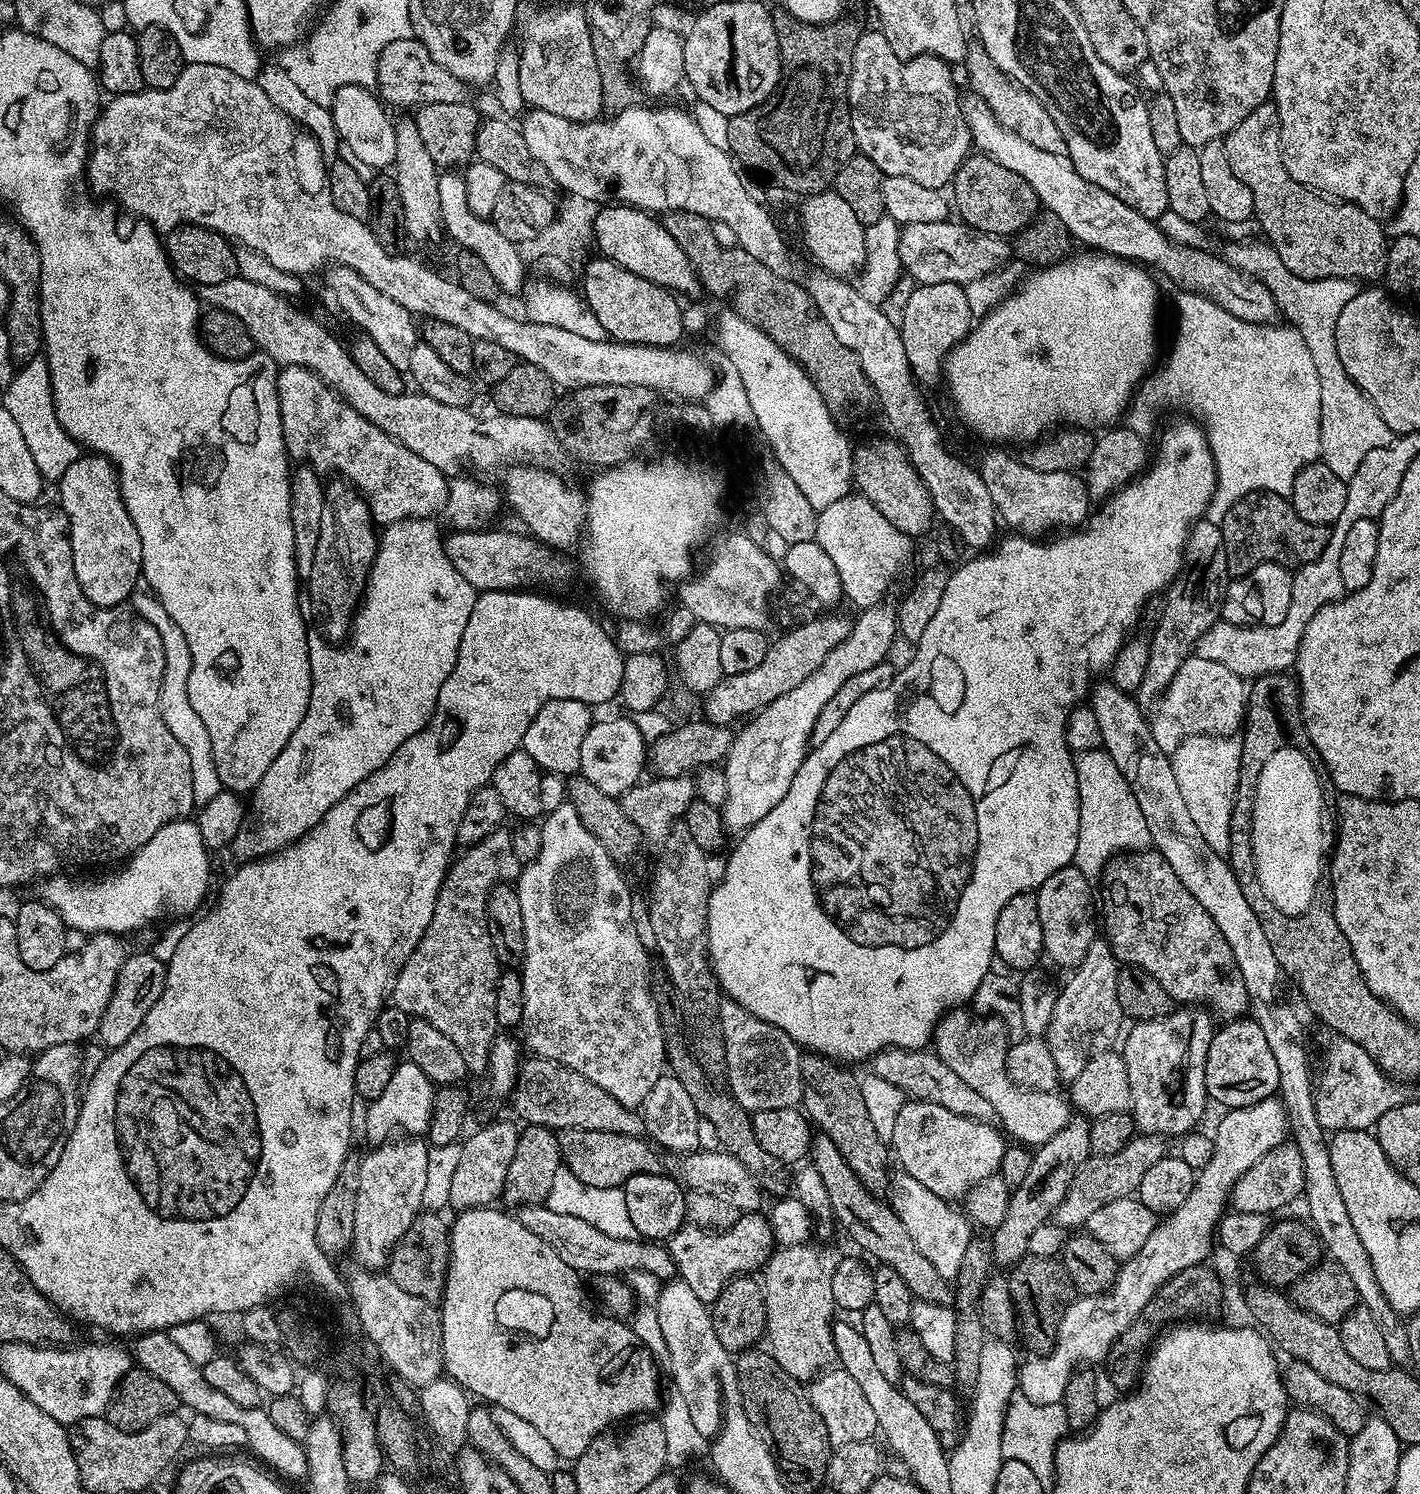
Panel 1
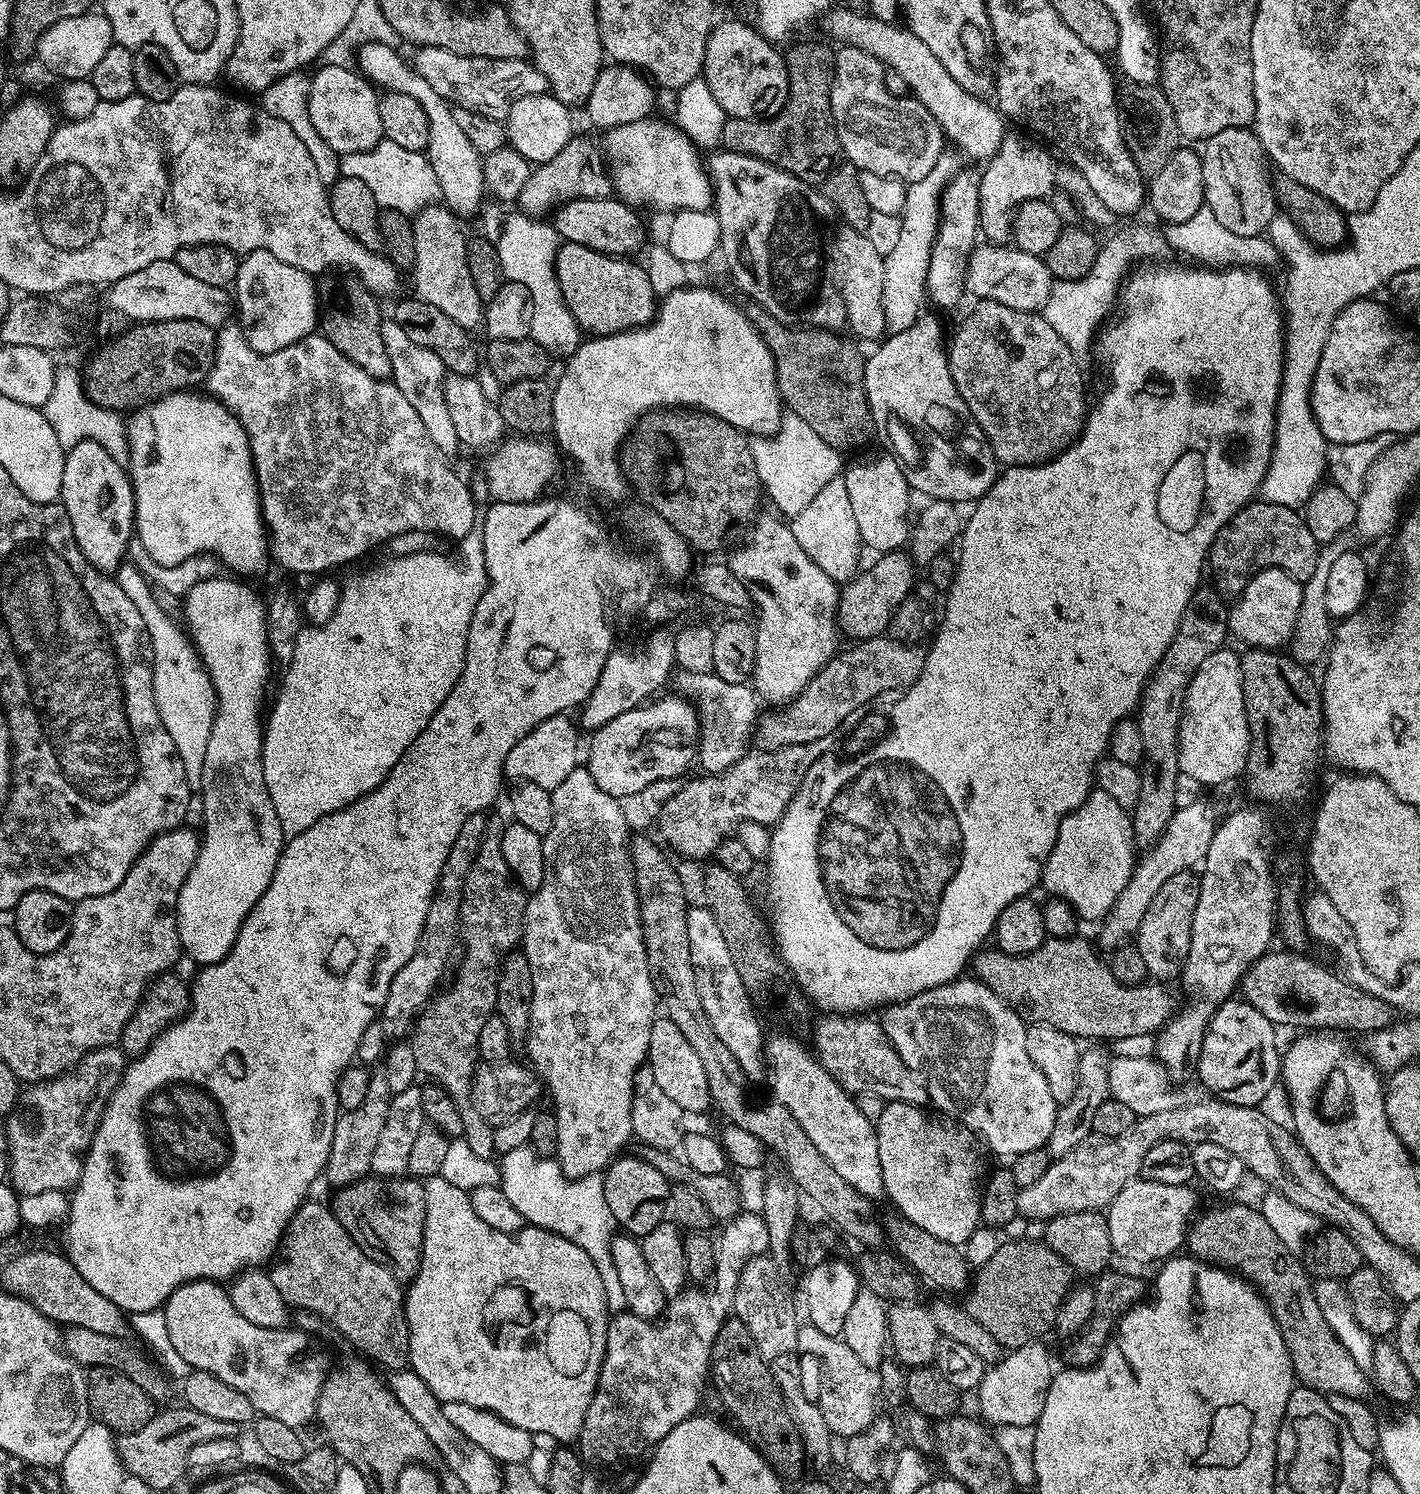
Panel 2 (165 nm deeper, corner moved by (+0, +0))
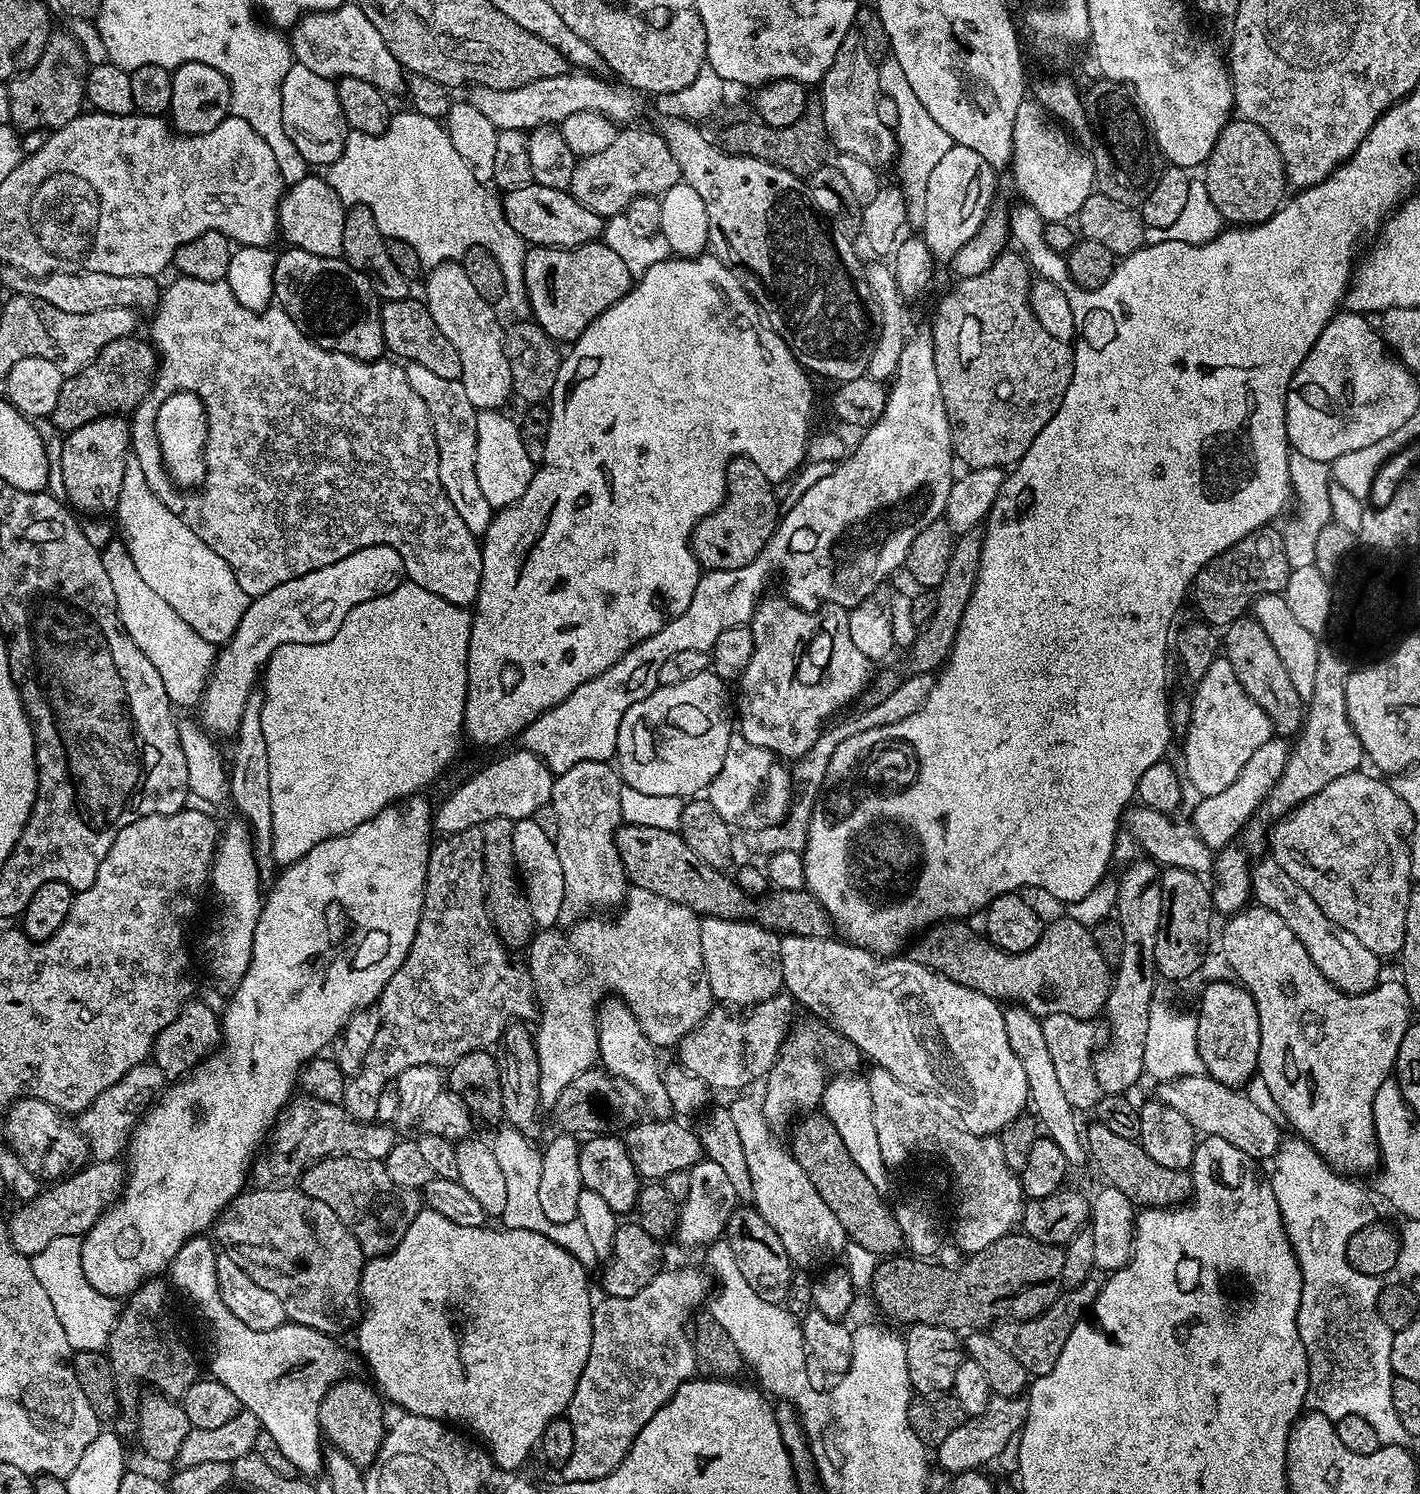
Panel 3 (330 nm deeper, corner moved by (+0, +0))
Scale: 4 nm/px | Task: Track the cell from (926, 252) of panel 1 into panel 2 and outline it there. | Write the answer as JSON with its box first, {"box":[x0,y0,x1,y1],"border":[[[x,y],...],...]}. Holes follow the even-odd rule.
{"box":[966,242,1054,314],"border":[[[984,242],[974,247],[972,255],[968,257],[966,288],[980,300],[993,300],[1019,312],[1036,314],[1054,295],[1054,278],[1041,257],[1026,254],[1015,246]]]}

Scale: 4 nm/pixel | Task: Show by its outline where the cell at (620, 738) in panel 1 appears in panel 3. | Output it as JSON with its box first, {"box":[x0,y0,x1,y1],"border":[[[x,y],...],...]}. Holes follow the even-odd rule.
{"box":[614,670,734,798],"border":[[[709,670],[694,674],[694,678],[687,682],[678,682],[678,686],[658,686],[649,696],[642,698],[642,702],[634,702],[634,706],[626,710],[622,726],[618,726],[614,764],[621,781],[650,795],[692,798],[703,793],[708,784],[718,778],[718,770],[722,770],[722,762],[726,762],[726,750],[734,734],[733,725],[732,728],[728,725],[728,716],[724,713],[724,703],[728,700],[724,688],[727,688],[725,681]]]}

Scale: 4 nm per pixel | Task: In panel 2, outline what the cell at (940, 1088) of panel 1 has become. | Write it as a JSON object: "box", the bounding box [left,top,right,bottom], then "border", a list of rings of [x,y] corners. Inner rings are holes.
{"box":[814,1014,929,1106],"border":[[[824,1014],[821,1017],[814,1028],[814,1054],[849,1094],[921,1106],[929,1101],[927,1085],[916,1078],[917,1073],[908,1064],[902,1062],[879,1021],[856,1014]]]}

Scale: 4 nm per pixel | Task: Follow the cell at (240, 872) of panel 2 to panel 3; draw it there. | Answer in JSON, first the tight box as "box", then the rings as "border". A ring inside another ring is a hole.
{"box":[204,818,262,998],"border":[[[233,818],[225,828],[223,825],[216,842],[216,854],[212,857],[210,888],[216,891],[220,899],[220,909],[216,912],[216,928],[210,929],[204,940],[212,984],[224,998],[231,996],[250,966],[254,950],[254,926],[258,926],[262,903],[260,879],[262,873],[260,865],[256,863],[256,851],[252,848],[252,833],[243,820]]]}

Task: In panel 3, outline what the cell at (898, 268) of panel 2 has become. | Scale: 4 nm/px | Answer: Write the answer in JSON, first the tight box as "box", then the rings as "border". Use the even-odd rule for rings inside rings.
{"box":[876,55,952,226],"border":[[[887,55],[879,61],[876,66],[876,83],[879,91],[884,92],[892,99],[892,108],[896,111],[896,147],[898,159],[895,161],[898,187],[904,195],[905,214],[909,225],[920,226],[925,217],[926,211],[926,184],[929,181],[930,173],[934,170],[935,164],[946,154],[946,150],[952,148],[952,139],[938,122],[934,122],[933,116],[922,106],[918,94],[914,94],[909,80],[906,78],[902,66],[898,66],[898,58],[894,55]]]}

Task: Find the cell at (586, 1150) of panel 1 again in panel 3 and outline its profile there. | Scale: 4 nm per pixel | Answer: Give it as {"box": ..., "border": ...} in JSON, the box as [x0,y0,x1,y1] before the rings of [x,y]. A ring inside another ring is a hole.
{"box":[726,1206,793,1306],"border":[[[737,1206],[728,1218],[726,1239],[734,1250],[734,1259],[742,1270],[747,1284],[759,1298],[773,1306],[788,1296],[788,1287],[792,1284],[793,1265],[786,1254],[786,1246],[782,1246],[782,1238],[774,1234],[774,1226],[762,1218],[762,1214],[752,1206]]]}

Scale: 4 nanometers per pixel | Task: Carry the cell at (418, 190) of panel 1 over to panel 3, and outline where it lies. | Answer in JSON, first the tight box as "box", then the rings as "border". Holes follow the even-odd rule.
{"box":[423,262,513,409],"border":[[[449,262],[439,264],[427,273],[428,281],[424,284],[423,303],[430,310],[430,318],[438,322],[438,330],[450,338],[454,350],[458,350],[458,359],[462,361],[460,381],[470,398],[472,407],[503,409],[508,396],[513,395],[510,378],[510,362],[504,353],[504,328],[496,317],[493,305],[466,278],[463,263]]]}

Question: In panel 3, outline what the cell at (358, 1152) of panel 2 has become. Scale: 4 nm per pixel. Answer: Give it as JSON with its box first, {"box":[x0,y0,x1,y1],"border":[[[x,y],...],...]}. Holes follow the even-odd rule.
{"box":[342,827,538,1122],"border":[[[480,827],[458,830],[458,834],[450,834],[437,839],[428,854],[428,869],[426,870],[426,882],[424,883],[424,905],[418,922],[418,930],[414,934],[414,942],[406,954],[402,966],[398,966],[398,970],[394,970],[394,978],[390,978],[390,982],[386,982],[386,986],[380,995],[378,1001],[380,1010],[378,1035],[374,1037],[374,1043],[370,1045],[366,1058],[362,1058],[359,1068],[355,1069],[353,1076],[356,1077],[353,1080],[351,1077],[344,1086],[342,1107],[347,1110],[352,1119],[361,1122],[375,1121],[378,1114],[378,1094],[382,1094],[382,1090],[389,1087],[396,1077],[402,1074],[402,1070],[406,1070],[410,1066],[422,1066],[423,1064],[451,1066],[455,1064],[458,1058],[462,1058],[466,1054],[491,1049],[493,1047],[491,1044],[499,1045],[501,1036],[513,1021],[528,1022],[532,1015],[532,1019],[537,1015],[538,1005],[536,989],[532,986],[532,975],[528,973],[528,969],[523,963],[515,964],[508,956],[511,956],[509,949],[505,948],[499,934],[496,933],[496,927],[492,925],[492,919],[488,916],[488,909],[484,903],[484,843],[482,842],[482,830]]]}

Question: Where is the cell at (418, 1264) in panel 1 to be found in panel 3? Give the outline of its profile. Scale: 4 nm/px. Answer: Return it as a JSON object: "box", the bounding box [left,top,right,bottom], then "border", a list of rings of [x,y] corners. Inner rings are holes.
{"box":[300,1156,422,1257],"border":[[[331,1156],[311,1164],[300,1176],[300,1191],[318,1202],[326,1202],[334,1214],[354,1234],[365,1257],[387,1256],[402,1242],[410,1222],[422,1207],[421,1193],[414,1189],[399,1188],[390,1180],[383,1160],[367,1160],[353,1156]]]}

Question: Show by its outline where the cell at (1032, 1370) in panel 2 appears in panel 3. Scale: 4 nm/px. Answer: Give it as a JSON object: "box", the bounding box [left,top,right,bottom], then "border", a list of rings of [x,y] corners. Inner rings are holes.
{"box":[934,1395,1028,1474],"border":[[[993,1395],[992,1400],[986,1406],[986,1410],[977,1416],[969,1416],[965,1419],[954,1434],[950,1434],[935,1449],[934,1456],[940,1459],[940,1464],[951,1474],[970,1472],[983,1469],[983,1464],[991,1462],[995,1456],[1004,1452],[1008,1443],[1017,1439],[1018,1433],[1024,1426],[1024,1419],[1028,1417],[1028,1401],[1020,1396]]]}

